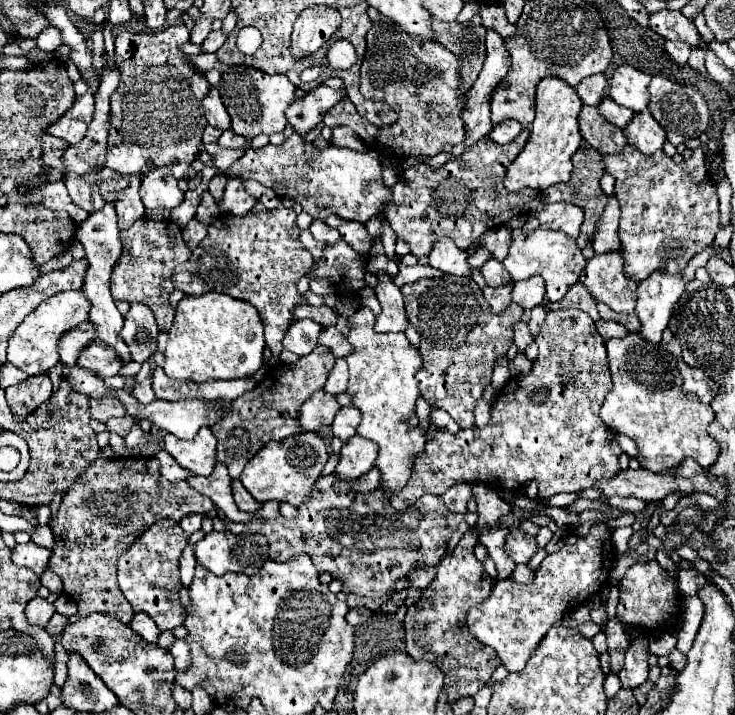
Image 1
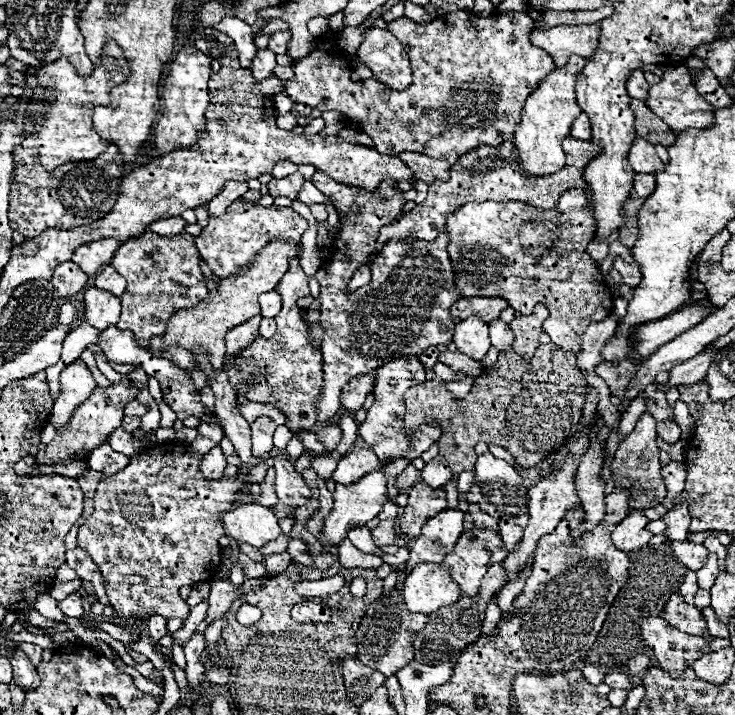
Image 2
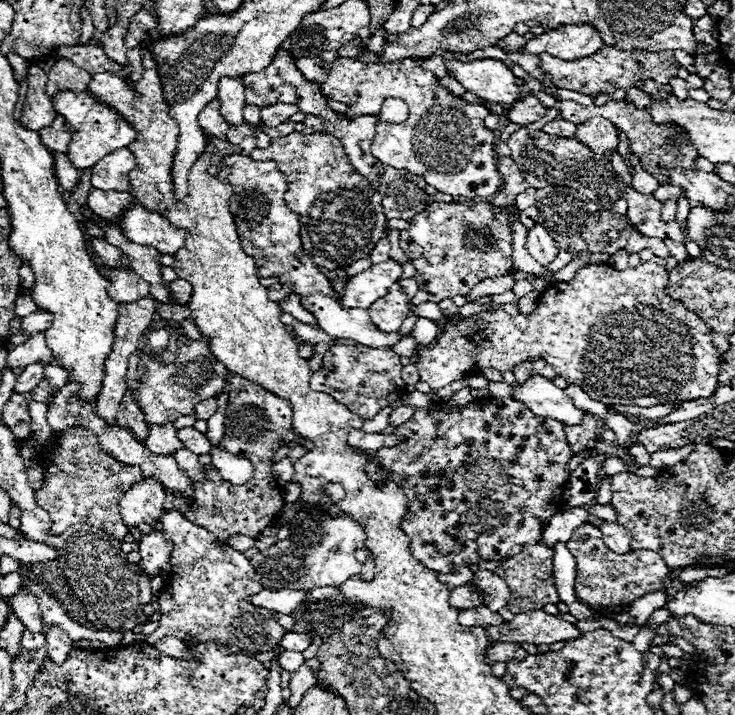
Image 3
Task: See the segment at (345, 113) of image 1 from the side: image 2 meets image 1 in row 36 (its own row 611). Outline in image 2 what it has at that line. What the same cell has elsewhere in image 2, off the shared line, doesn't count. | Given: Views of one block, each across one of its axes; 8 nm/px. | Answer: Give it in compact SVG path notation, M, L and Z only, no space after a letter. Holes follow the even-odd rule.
M408 570L400 574L396 588L392 588L390 594L382 594L376 598L368 610L366 616L360 622L360 628L356 632L356 644L358 644L358 658L364 666L370 666L386 676L394 676L400 668L404 668L410 660L414 660L414 648L412 640L414 636L424 628L428 622L428 614L416 614L408 612L404 608L404 596L400 596L400 588L404 586L404 580L408 576Z

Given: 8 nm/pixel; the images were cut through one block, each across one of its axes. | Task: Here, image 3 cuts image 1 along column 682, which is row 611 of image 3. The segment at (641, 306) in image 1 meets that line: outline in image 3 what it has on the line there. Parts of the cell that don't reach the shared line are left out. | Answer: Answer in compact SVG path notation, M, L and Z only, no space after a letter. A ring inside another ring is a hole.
M262 590L254 596L250 596L250 602L254 606L266 608L266 610L274 610L274 612L282 612L282 614L290 614L298 608L298 604L306 598L306 592L302 590Z

